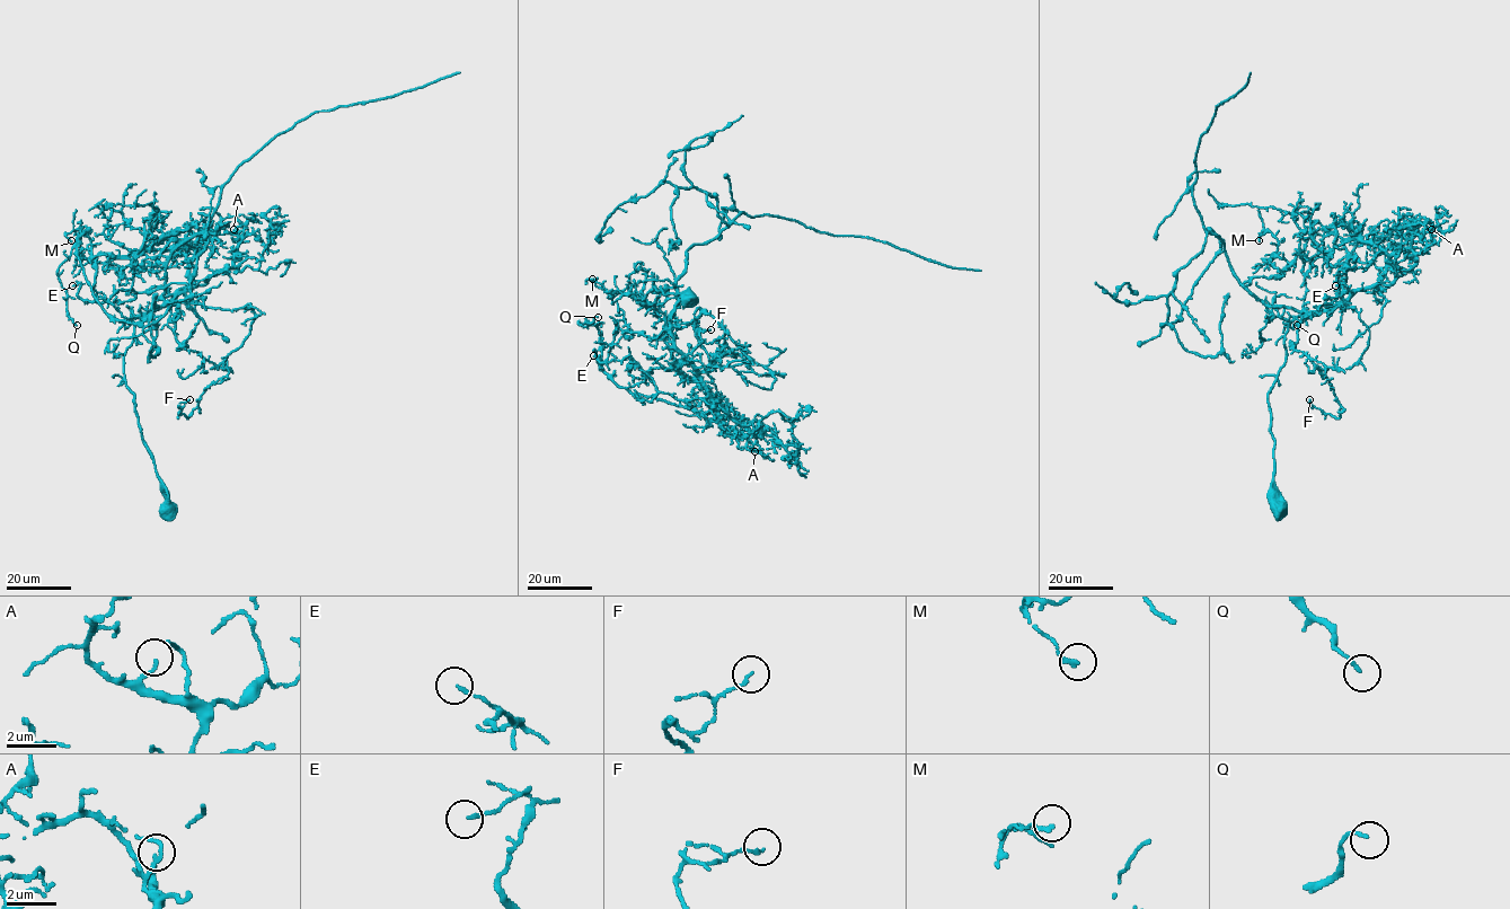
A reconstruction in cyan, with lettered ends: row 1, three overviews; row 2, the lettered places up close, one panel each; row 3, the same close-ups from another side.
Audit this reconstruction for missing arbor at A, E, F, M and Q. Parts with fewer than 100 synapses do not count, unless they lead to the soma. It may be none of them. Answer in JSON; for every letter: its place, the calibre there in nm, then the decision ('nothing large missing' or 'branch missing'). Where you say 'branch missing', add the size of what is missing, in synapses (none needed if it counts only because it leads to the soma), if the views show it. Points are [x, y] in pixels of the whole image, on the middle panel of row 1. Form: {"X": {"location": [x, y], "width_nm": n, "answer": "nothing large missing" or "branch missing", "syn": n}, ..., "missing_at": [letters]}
{"A": {"location": [754, 451], "width_nm": 130, "answer": "nothing large missing"}, "E": {"location": [593, 355], "width_nm": 130, "answer": "nothing large missing"}, "F": {"location": [711, 329], "width_nm": 140, "answer": "nothing large missing"}, "M": {"location": [592, 279], "width_nm": 150, "answer": "nothing large missing"}, "Q": {"location": [598, 317], "width_nm": 120, "answer": "nothing large missing"}, "missing_at": []}

